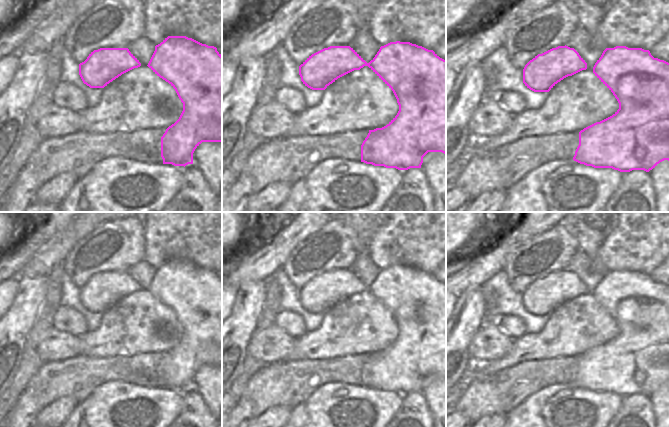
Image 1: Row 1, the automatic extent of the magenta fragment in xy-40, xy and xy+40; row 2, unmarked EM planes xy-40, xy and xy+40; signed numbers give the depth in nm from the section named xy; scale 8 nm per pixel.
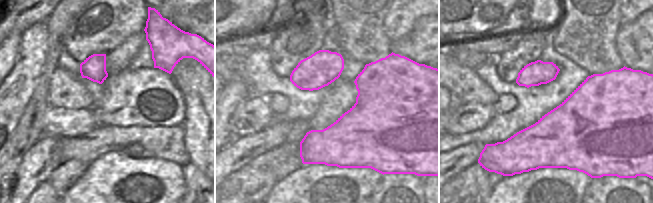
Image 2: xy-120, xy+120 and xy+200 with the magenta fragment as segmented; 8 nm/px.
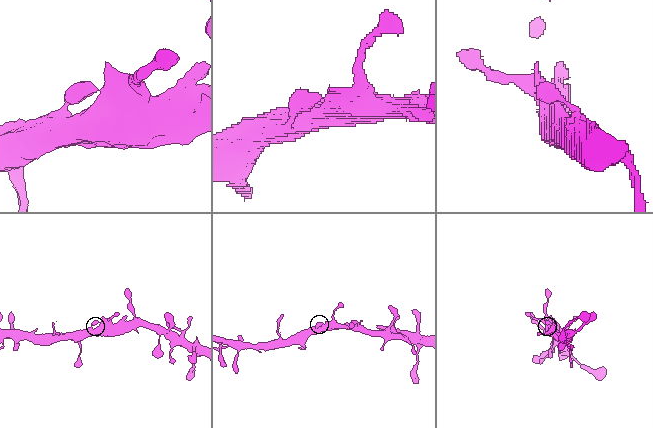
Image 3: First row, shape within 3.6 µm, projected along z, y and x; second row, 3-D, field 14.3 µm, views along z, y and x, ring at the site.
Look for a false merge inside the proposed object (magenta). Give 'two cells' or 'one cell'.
one cell

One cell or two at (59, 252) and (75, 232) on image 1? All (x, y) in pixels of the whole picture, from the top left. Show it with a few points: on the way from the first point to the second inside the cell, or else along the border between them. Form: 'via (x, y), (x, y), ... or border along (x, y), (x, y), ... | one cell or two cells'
via (60, 247), (70, 237) | one cell

